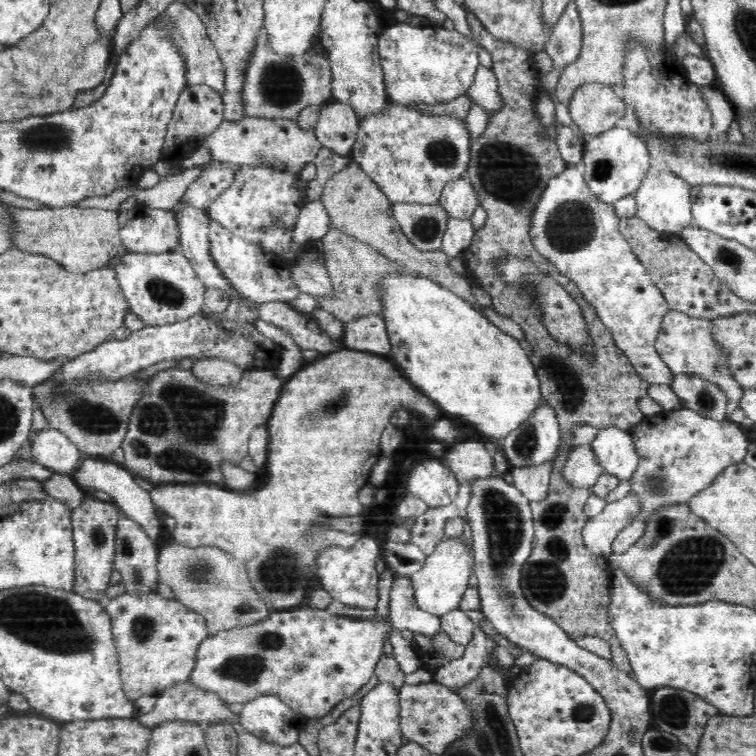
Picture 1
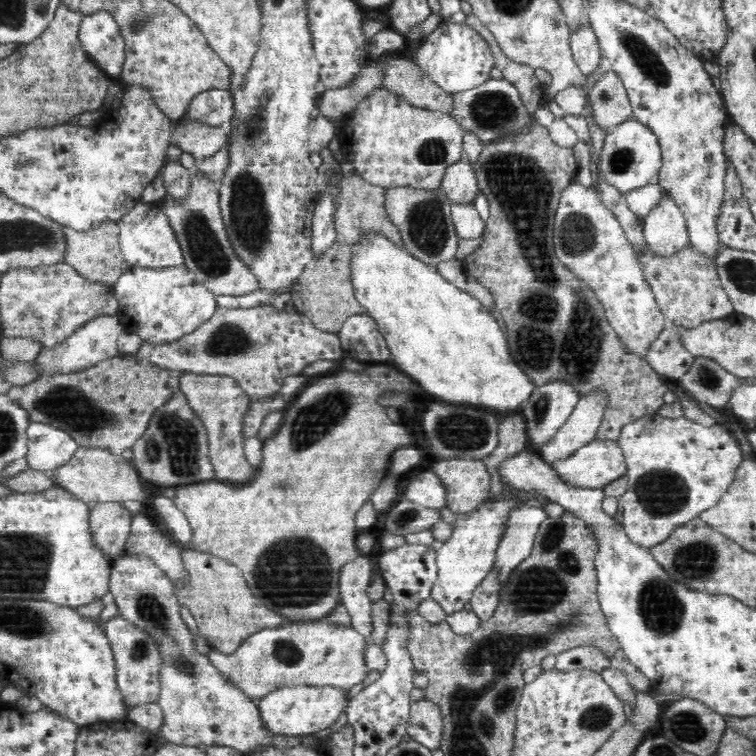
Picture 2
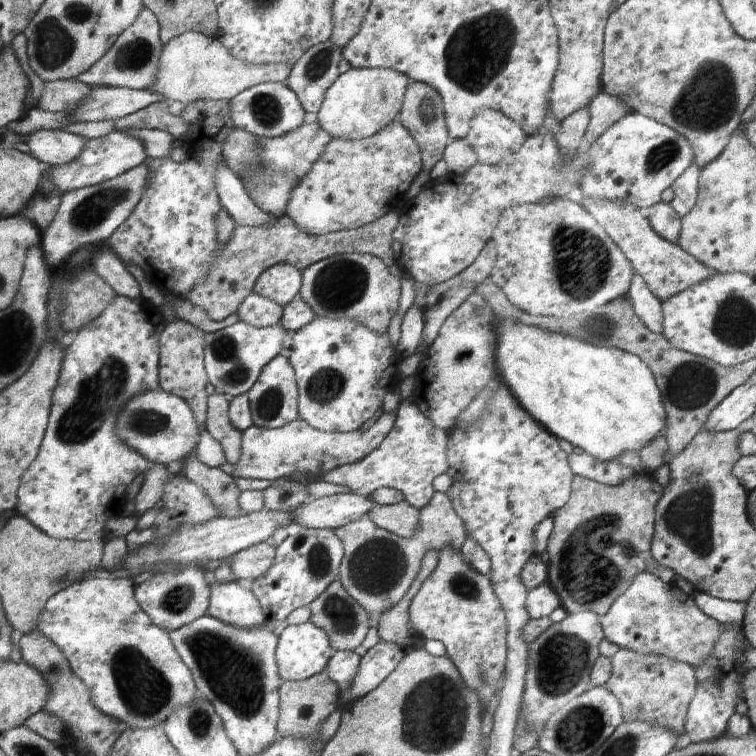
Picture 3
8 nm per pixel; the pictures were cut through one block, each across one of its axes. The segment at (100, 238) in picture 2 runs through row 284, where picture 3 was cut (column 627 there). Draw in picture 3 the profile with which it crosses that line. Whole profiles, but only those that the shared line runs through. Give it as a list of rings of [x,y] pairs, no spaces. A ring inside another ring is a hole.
[[[601,93],[599,97],[588,104],[588,114],[591,115],[591,121],[588,122],[587,133],[584,139],[587,145],[592,145],[606,130],[622,120],[626,114],[630,114],[630,108],[626,102],[618,96]]]

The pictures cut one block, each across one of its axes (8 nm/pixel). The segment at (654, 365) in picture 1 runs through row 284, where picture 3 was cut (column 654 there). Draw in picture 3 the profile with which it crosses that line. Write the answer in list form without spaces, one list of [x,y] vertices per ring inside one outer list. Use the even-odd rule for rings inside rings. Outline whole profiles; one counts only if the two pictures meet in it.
[[[646,570],[632,578],[631,586],[600,619],[605,640],[619,648],[664,654],[694,667],[704,664],[714,654],[714,646],[722,636],[720,624],[696,606],[692,594],[685,594],[676,583],[664,582]]]

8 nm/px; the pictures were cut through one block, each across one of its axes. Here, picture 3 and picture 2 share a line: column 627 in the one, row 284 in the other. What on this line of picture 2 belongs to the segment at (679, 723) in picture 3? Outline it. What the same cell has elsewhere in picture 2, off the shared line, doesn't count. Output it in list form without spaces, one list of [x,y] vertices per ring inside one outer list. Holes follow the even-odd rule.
[[[646,244],[646,250],[636,258],[667,323],[691,329],[704,322],[720,320],[735,313],[719,282],[714,261],[709,260],[690,244],[675,256],[654,255]]]

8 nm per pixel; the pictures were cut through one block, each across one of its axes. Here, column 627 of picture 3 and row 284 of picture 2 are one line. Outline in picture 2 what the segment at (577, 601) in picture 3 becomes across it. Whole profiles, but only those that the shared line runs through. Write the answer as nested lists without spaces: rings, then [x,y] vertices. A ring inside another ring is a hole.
[[[533,123],[522,135],[508,136],[484,145],[480,156],[470,165],[475,172],[479,192],[488,199],[490,216],[481,235],[484,237],[482,246],[476,248],[474,254],[470,253],[464,267],[469,276],[491,292],[496,309],[504,317],[502,333],[506,334],[511,358],[536,386],[554,379],[566,380],[578,389],[580,398],[594,389],[604,389],[609,402],[596,439],[618,440],[626,424],[662,408],[667,388],[650,363],[642,355],[631,353],[618,338],[594,289],[559,261],[554,253],[554,216],[560,206],[560,196],[578,176],[579,165],[574,152],[554,143],[546,127]]]

